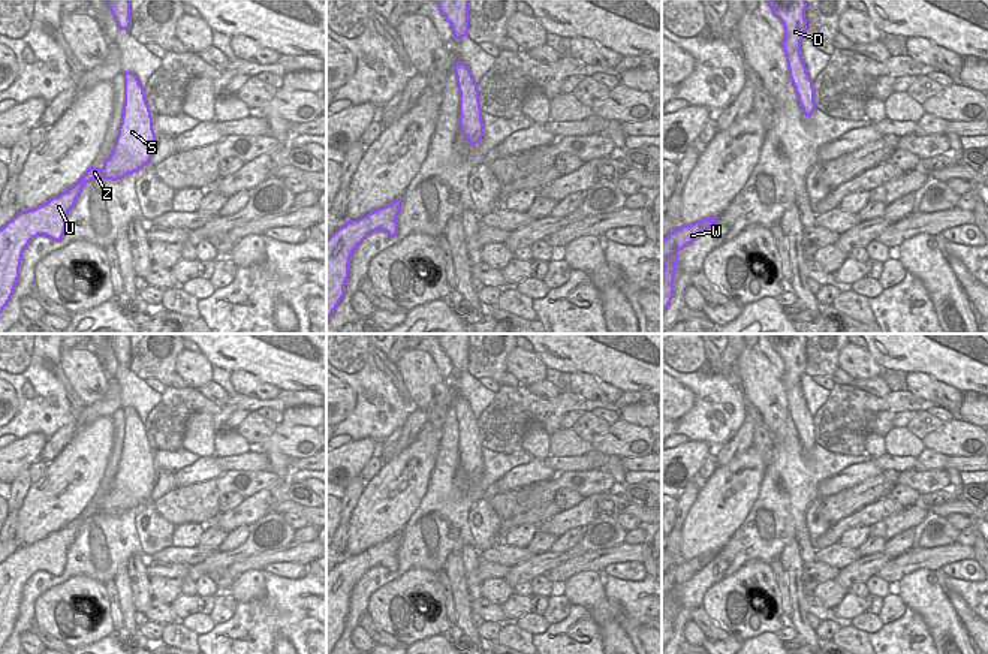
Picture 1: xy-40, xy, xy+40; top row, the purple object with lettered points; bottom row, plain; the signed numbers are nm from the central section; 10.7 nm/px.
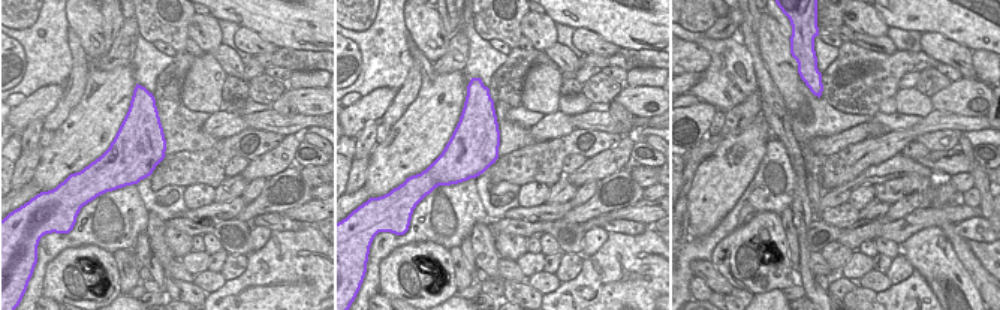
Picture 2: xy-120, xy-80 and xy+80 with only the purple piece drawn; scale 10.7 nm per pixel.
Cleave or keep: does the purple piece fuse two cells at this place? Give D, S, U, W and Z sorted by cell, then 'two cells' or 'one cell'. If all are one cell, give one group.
groups D S U W Z; one cell

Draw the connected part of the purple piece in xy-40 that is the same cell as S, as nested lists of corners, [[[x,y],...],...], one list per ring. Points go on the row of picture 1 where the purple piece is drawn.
[[[126,72],[123,76],[121,123],[103,168],[90,166],[82,178],[66,192],[33,210],[19,211],[0,229],[0,313],[13,295],[25,247],[37,235],[45,235],[54,241],[63,238],[67,214],[87,183],[94,178],[117,181],[150,165],[156,150],[151,111],[138,76],[133,72]]]

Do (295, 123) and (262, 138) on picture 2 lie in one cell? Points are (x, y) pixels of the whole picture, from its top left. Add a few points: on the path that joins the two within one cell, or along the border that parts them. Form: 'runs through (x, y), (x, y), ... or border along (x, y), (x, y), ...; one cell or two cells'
border along (247, 128), (277, 132), (283, 137); two cells

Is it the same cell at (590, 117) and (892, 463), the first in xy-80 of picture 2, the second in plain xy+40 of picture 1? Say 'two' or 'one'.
one

